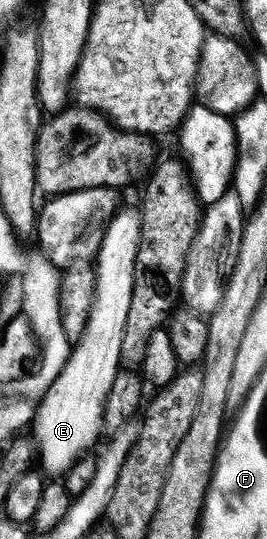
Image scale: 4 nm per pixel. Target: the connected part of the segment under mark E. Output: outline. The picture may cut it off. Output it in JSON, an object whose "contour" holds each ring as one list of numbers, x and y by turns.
{"contour":[[135,211,118,213,106,227,103,243,95,262,96,285,93,312,90,313,89,324,86,325,82,339,72,349,66,367,46,391,37,408,35,416,35,434,33,433,38,455,41,457,42,469,48,475,66,475,67,469,82,457,103,434,104,405,113,381,122,367,121,343,124,340,125,323,129,318,129,307,132,304,132,290,135,287,136,256,139,252,140,228,142,217]]}

